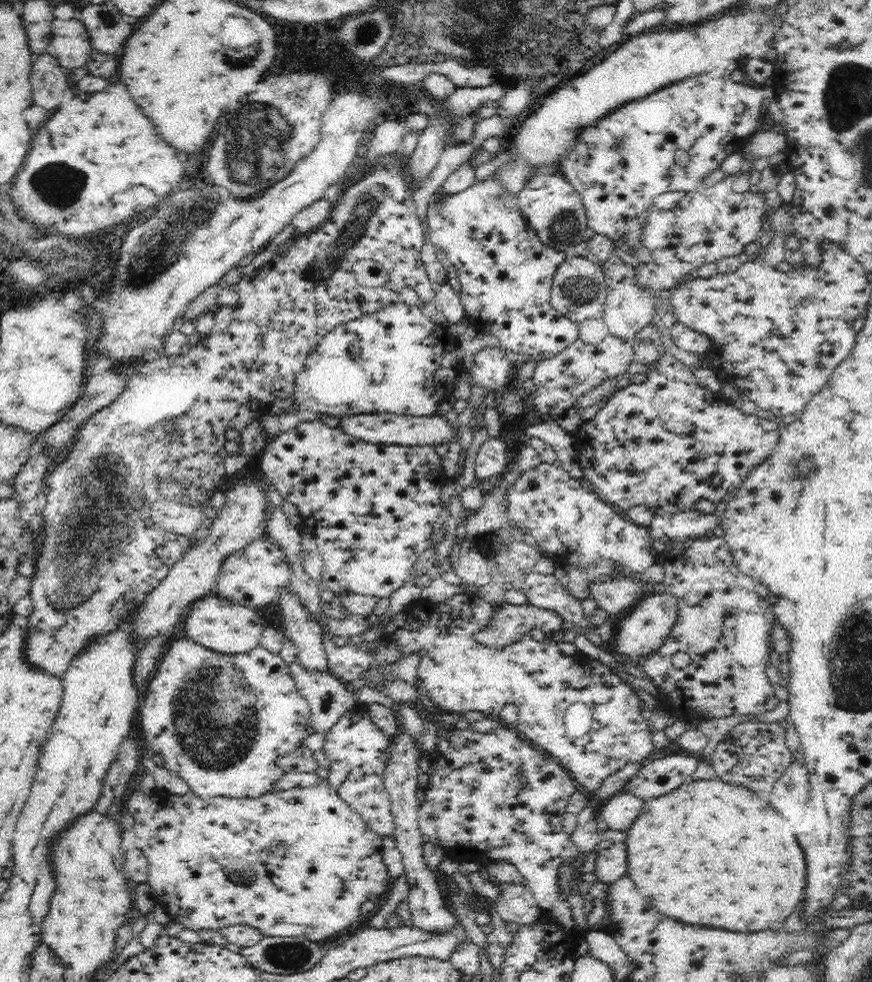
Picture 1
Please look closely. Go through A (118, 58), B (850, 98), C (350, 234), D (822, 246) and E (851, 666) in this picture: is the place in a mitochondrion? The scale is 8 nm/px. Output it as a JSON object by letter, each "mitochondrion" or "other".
{"A":"other","B":"mitochondrion","C":"mitochondrion","D":"other","E":"mitochondrion"}

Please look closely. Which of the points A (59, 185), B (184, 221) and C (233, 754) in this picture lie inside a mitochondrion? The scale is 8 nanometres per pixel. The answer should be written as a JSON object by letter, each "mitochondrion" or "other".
{"A":"mitochondrion","B":"mitochondrion","C":"mitochondrion"}

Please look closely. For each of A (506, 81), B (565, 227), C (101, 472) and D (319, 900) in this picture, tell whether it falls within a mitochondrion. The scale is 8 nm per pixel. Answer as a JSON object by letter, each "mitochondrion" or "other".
{"A":"other","B":"mitochondrion","C":"other","D":"other"}

